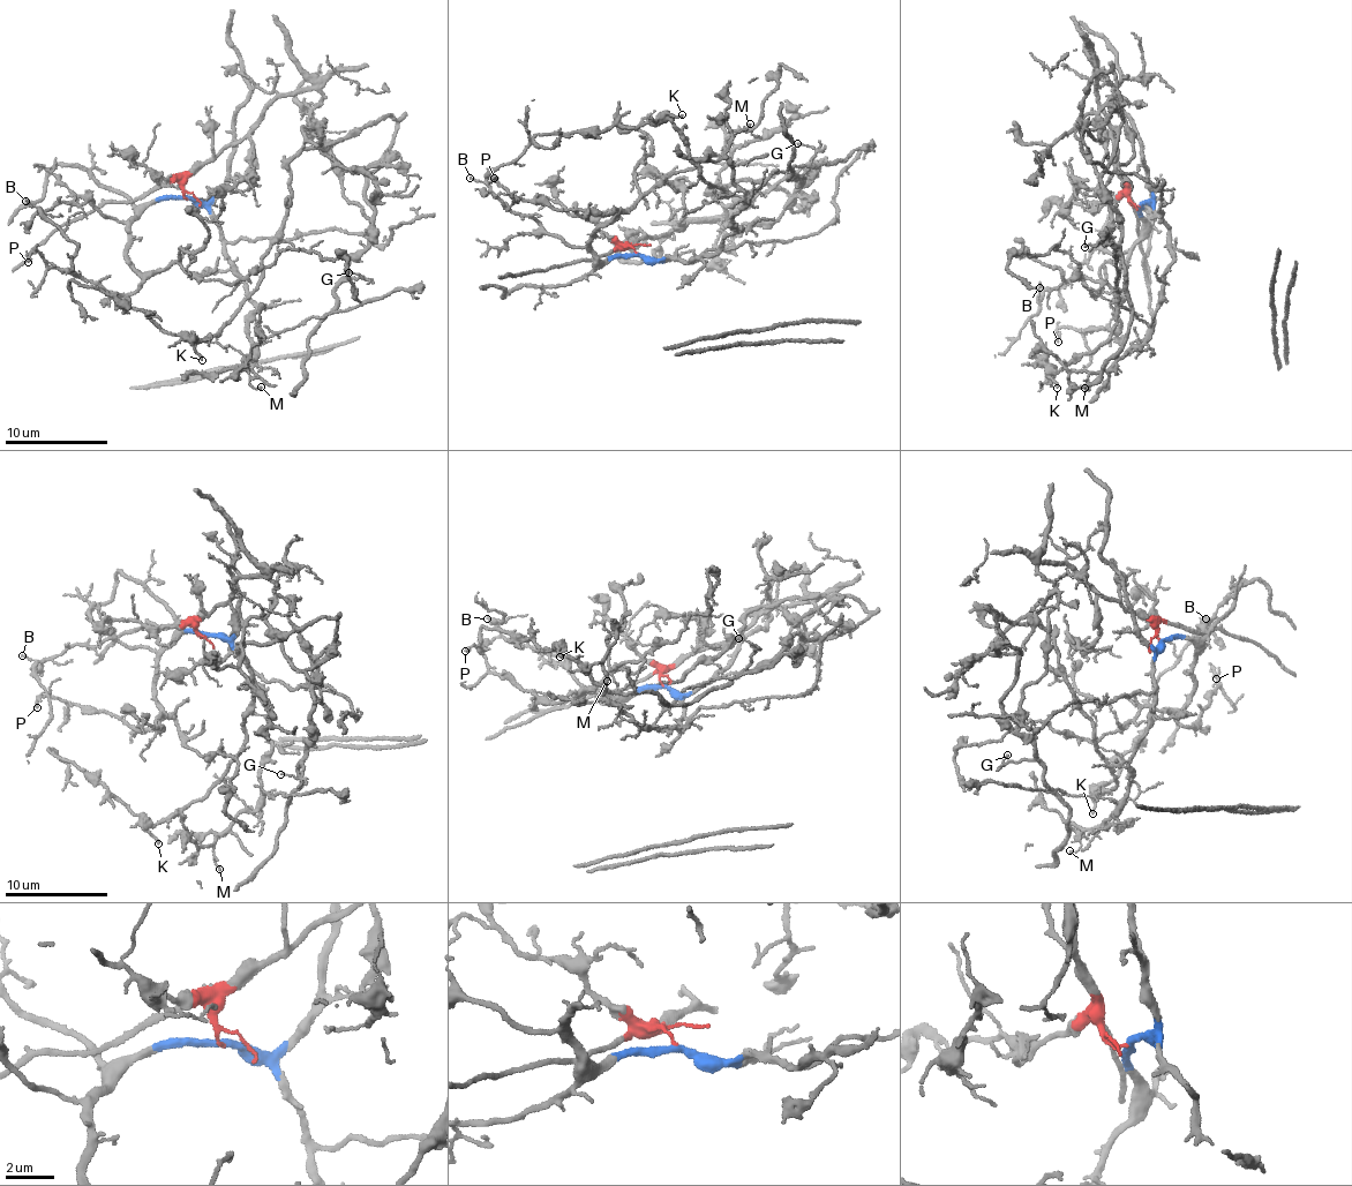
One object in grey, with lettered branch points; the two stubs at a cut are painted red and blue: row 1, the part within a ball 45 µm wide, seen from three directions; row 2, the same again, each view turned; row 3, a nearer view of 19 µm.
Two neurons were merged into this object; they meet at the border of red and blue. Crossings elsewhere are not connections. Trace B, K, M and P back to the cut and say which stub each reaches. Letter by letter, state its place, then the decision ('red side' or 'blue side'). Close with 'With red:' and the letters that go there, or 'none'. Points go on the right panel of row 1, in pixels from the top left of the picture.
B: at (1039, 287); blue side
K: at (1057, 388); red side
M: at (1084, 388); blue side
P: at (1058, 342); blue side
With red: K

